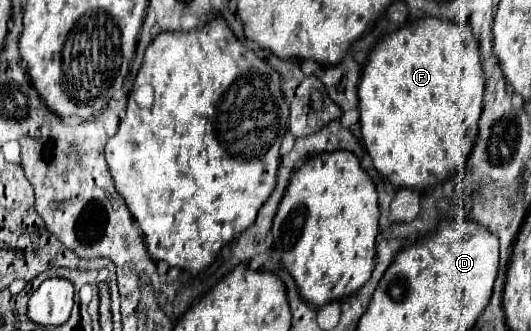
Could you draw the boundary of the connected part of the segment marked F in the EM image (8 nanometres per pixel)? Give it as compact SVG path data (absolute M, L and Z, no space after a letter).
M419 19L385 35L373 47L357 89L361 139L375 169L397 187L423 189L461 167L477 137L483 75L479 39L469 25Z

